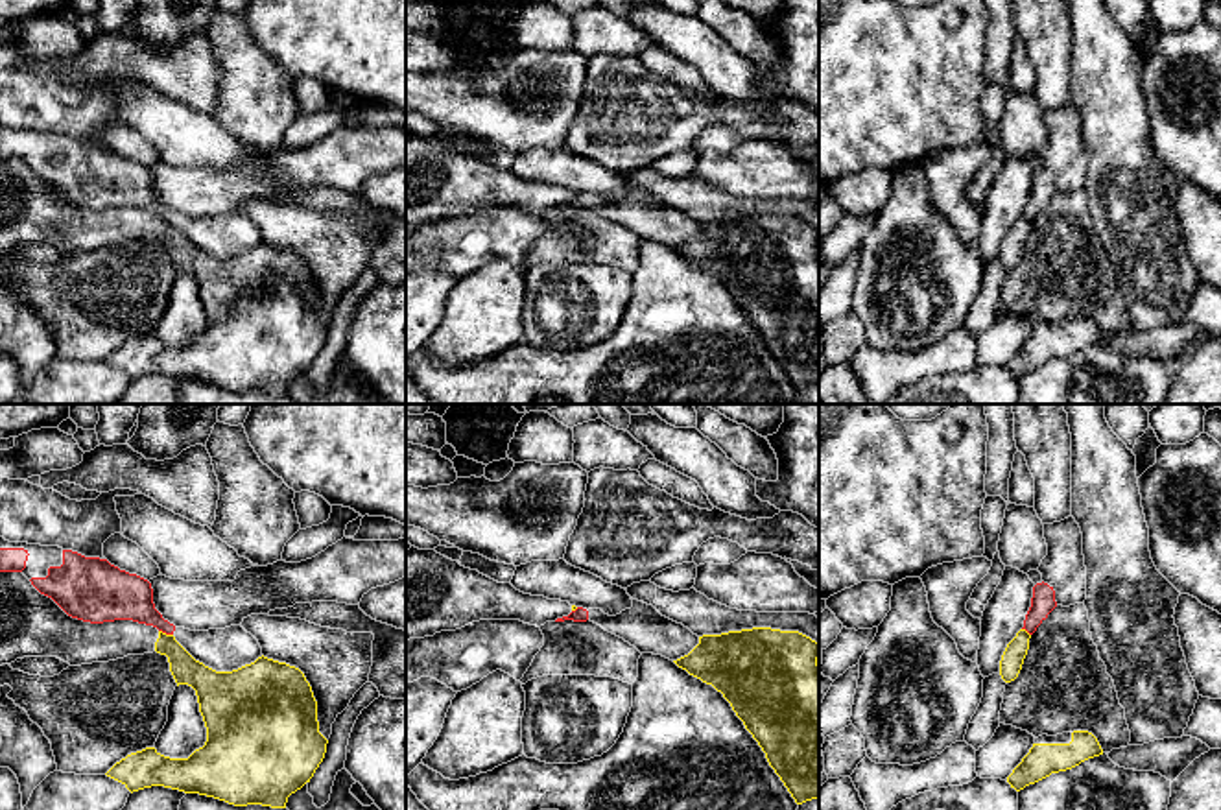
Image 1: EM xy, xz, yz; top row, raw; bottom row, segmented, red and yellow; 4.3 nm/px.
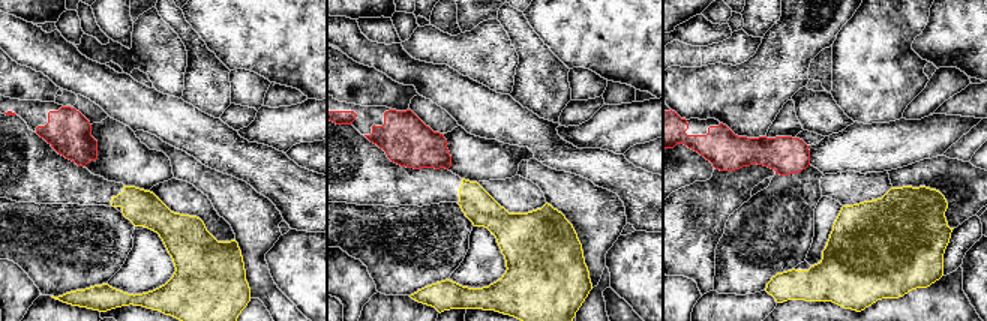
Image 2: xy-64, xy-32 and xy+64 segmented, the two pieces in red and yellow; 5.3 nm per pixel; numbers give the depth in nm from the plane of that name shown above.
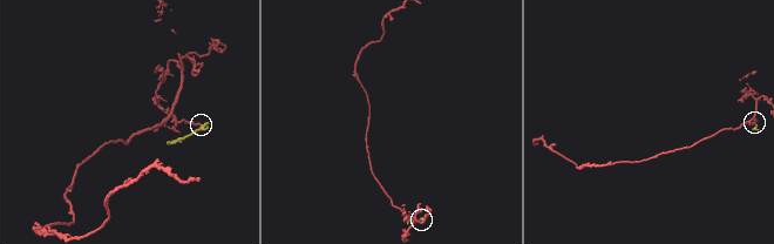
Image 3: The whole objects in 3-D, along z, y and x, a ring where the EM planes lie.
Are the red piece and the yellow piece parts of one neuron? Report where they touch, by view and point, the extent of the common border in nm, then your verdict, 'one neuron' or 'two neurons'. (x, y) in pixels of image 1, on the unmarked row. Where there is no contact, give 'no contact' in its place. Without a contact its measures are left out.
xy (166, 220) | 70 nm | two neurons

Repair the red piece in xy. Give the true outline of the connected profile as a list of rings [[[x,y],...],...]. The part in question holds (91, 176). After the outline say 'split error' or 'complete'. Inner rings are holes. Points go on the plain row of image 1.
[[[0,124],[0,159],[22,159],[72,205],[90,210],[133,207],[173,221],[196,247],[216,258],[232,258],[262,244],[258,227],[242,212],[175,214],[155,196],[151,170],[107,146]]]; split error

